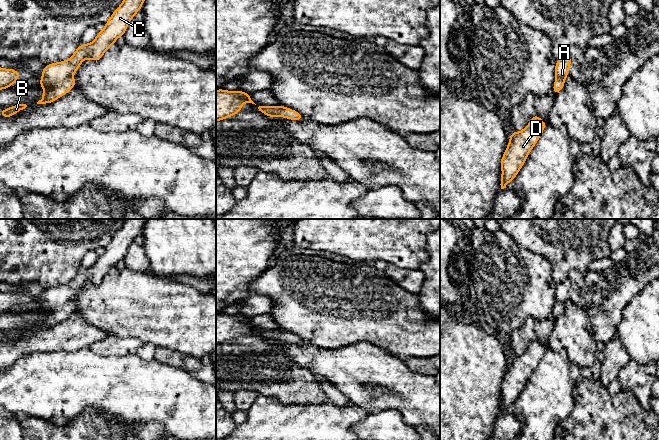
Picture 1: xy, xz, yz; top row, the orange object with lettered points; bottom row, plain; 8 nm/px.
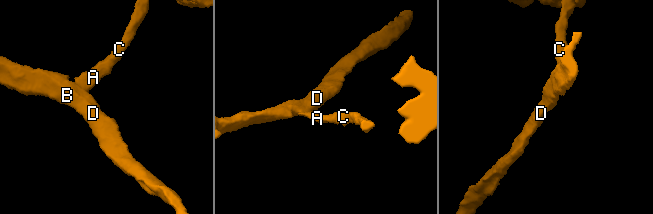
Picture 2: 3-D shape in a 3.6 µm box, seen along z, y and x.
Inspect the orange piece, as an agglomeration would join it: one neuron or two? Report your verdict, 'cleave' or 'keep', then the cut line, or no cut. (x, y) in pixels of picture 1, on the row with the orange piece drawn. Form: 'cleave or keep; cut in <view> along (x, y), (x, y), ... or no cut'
keep; no cut

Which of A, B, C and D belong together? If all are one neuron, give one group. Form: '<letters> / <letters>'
A B C D

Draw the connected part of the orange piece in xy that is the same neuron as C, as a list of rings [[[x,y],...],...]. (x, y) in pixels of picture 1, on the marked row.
[[[123,0],[105,23],[102,31],[89,44],[80,44],[73,55],[65,61],[47,64],[42,70],[39,86],[44,88],[43,97],[37,104],[49,104],[75,88],[73,75],[84,59],[98,61],[124,35],[129,22],[142,10],[145,0]]]

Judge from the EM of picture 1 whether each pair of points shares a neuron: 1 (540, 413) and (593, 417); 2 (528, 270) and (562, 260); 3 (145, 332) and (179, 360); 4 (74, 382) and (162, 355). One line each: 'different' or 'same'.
1: different
2: different
3: different
4: different

